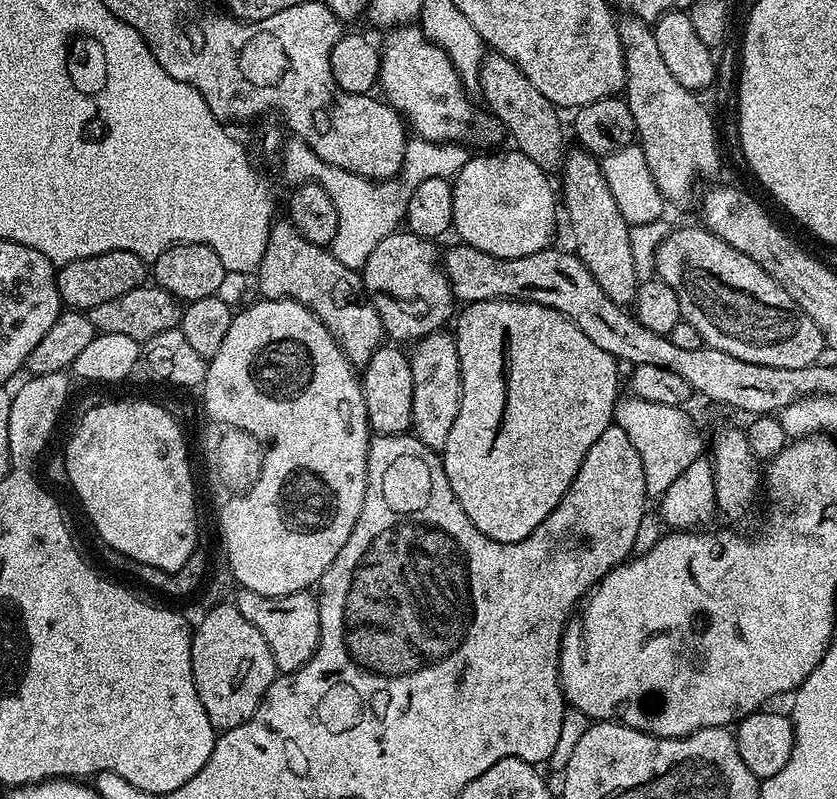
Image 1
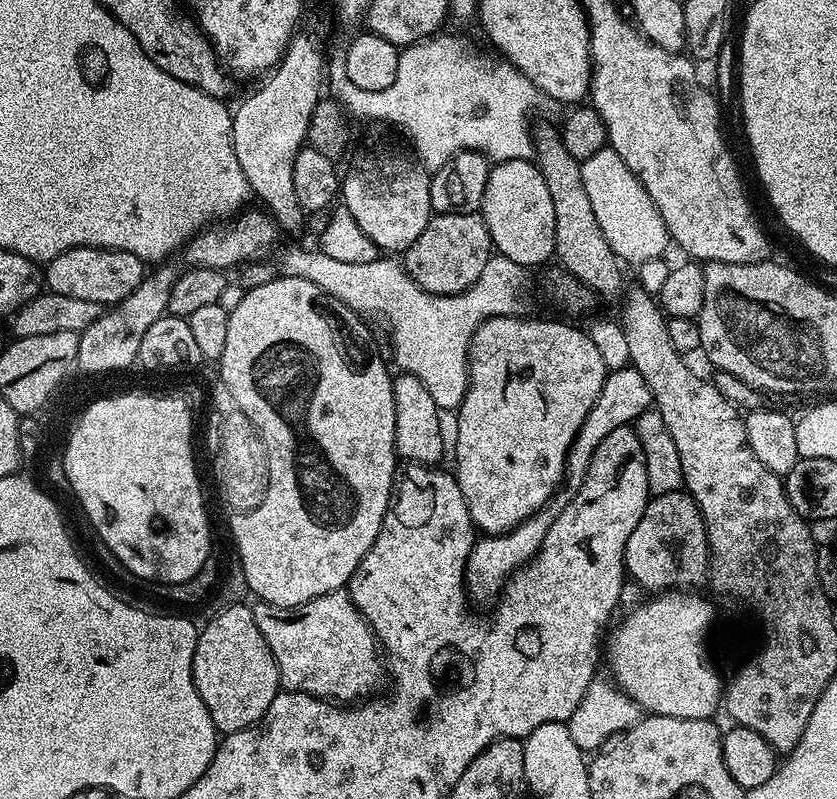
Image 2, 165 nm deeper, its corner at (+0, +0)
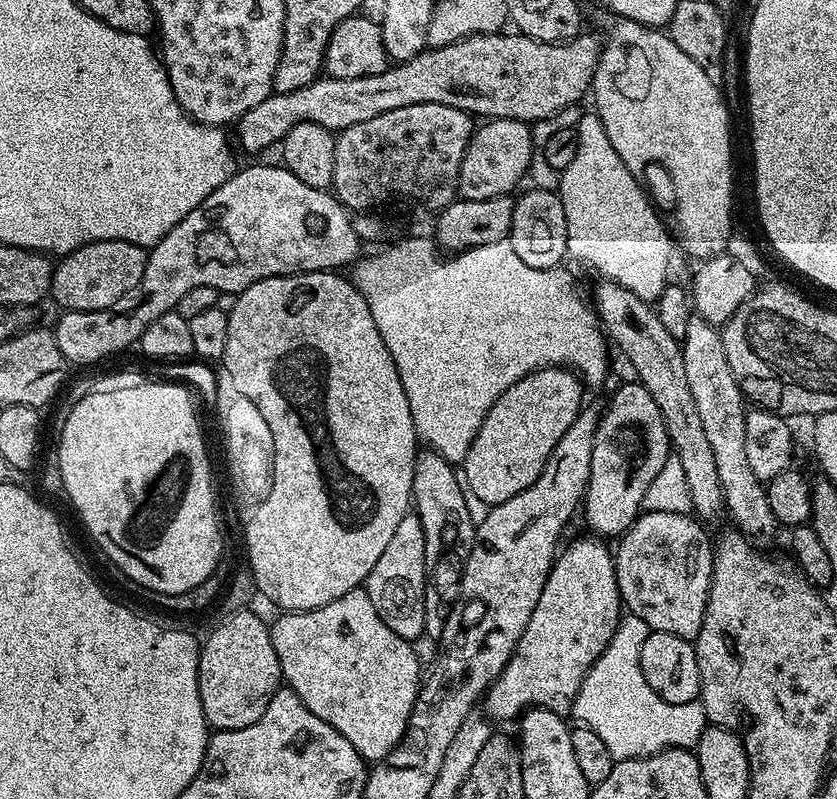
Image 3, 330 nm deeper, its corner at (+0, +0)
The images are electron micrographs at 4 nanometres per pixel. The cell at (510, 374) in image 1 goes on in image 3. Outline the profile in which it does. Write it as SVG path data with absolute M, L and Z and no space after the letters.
M543 368L514 382L514 386L490 406L462 461L462 480L467 491L473 497L476 495L484 506L491 506L506 502L529 488L538 474L542 474L554 446L558 446L558 438L562 438L581 415L583 391L580 377L567 368Z

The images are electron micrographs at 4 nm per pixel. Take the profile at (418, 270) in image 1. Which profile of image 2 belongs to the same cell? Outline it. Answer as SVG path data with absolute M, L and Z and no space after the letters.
M442 212L433 215L426 230L418 234L418 242L414 242L414 246L410 246L403 252L402 263L404 271L422 291L435 296L453 296L465 292L470 286L474 286L474 282L478 282L482 270L486 270L486 262L493 254L490 230L483 216L475 212Z

